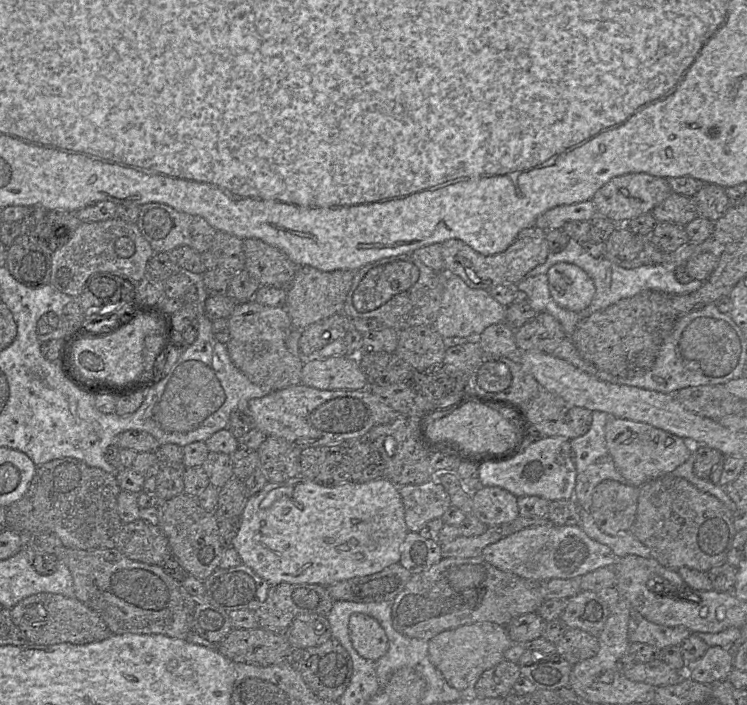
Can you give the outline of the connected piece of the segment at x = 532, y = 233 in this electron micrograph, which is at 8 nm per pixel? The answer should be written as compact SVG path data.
M537 226L525 228L506 250L492 255L480 254L461 240L449 239L440 243L444 272L460 277L469 287L476 289L488 290L500 284L517 284L528 272L546 261L550 253L546 231Z

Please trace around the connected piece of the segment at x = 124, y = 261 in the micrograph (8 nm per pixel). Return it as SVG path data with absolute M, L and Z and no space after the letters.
M119 217L99 221L82 221L69 240L51 252L50 284L62 293L77 298L87 280L95 273L118 274L138 283L147 276L147 264L154 253L152 246L141 233L136 222L127 222Z

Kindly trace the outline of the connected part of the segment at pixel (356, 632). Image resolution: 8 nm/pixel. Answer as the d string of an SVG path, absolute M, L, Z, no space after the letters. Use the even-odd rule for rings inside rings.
M362 613L351 615L349 635L357 653L366 660L377 662L389 649L385 630L371 616Z

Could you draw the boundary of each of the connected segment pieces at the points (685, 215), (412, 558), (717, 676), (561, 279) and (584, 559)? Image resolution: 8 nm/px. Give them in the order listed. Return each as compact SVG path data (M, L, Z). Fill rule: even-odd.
M671 193L651 214L658 222L673 222L683 226L698 216L693 198L677 193Z
M408 532L402 546L399 563L412 574L429 569L444 557L438 540L424 538L419 532Z
M708 647L699 659L686 663L684 676L696 682L711 685L725 680L731 669L729 649Z
M558 262L546 273L552 299L562 308L582 311L591 303L595 285L590 276L580 267Z
M551 522L525 528L490 544L481 556L503 571L535 581L579 578L599 568L613 567L618 560L608 546L590 538L580 525L559 526Z

